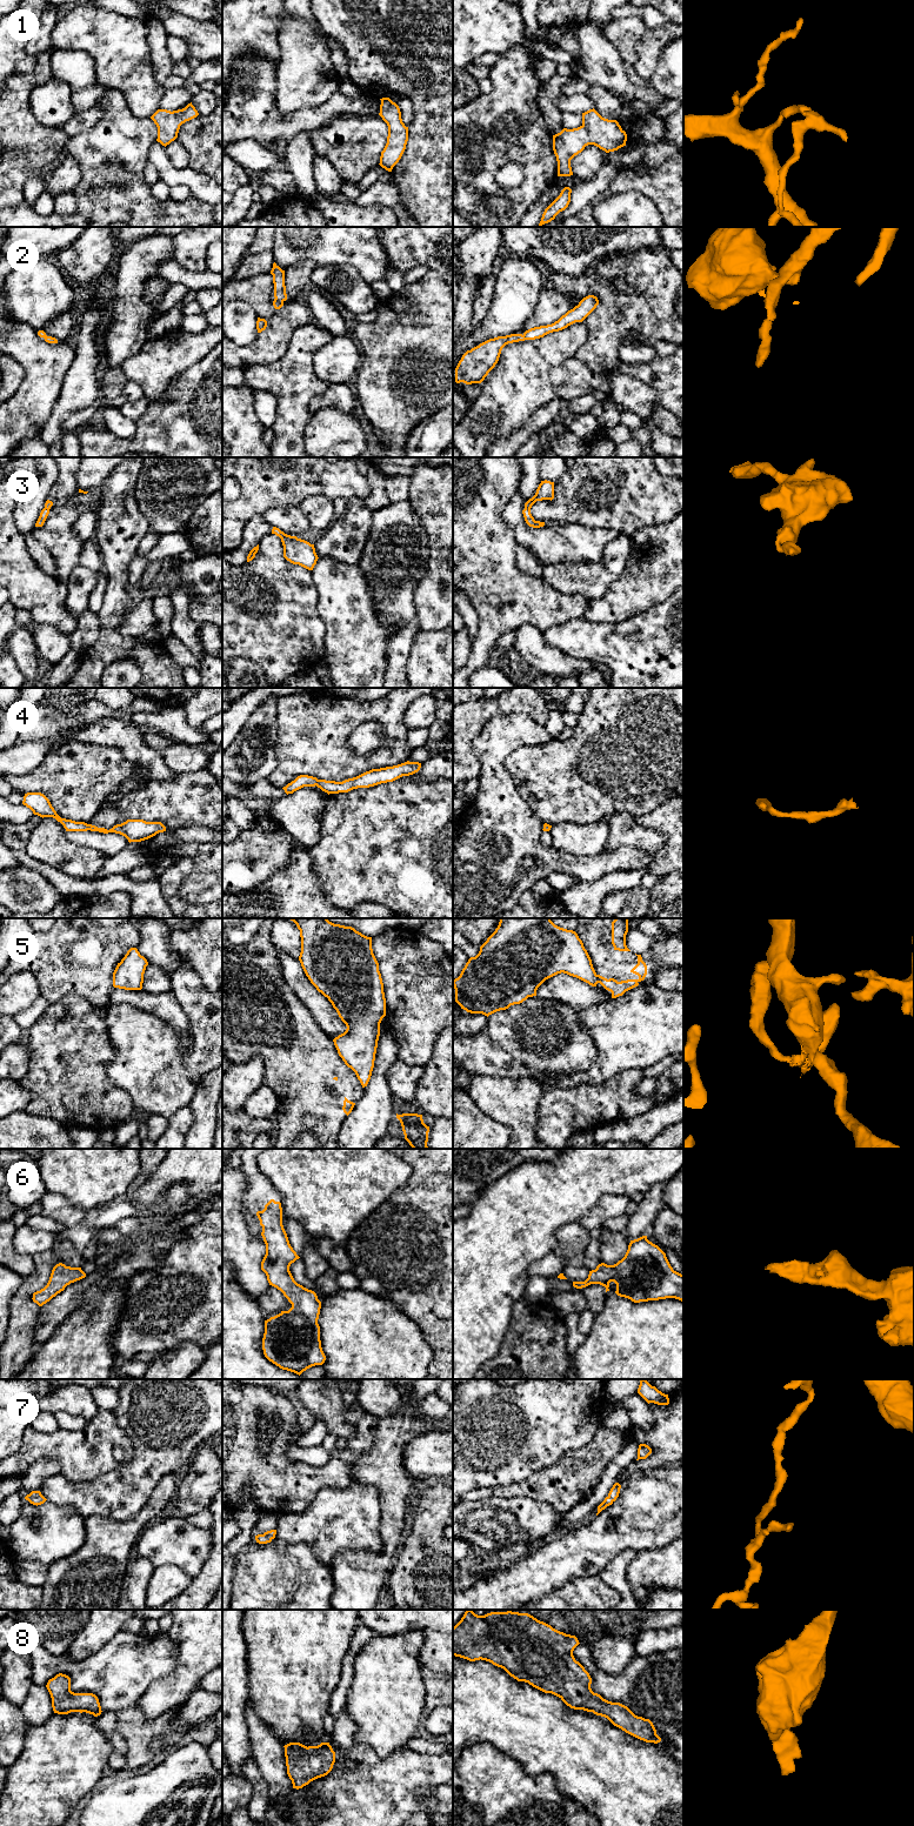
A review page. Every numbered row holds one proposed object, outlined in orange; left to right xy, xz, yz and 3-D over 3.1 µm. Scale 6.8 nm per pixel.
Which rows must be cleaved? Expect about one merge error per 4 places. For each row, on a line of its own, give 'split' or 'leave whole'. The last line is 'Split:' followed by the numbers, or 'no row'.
1: leave whole
2: leave whole
3: leave whole
4: leave whole
5: split
6: leave whole
7: leave whole
8: leave whole
Split: 5

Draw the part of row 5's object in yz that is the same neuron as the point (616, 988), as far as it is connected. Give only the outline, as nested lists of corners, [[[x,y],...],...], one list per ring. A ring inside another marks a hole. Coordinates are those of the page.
[[[636,955],[636,956],[638,956],[638,964],[631,970],[631,972],[638,975],[639,976],[638,979],[627,979],[627,981],[618,982],[614,978],[607,979],[598,975],[598,983],[600,983],[606,990],[612,992],[612,998],[622,996],[626,991],[638,986],[639,983],[645,979],[647,975],[647,965],[642,961],[641,955]]]

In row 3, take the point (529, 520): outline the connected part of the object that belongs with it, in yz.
[[[541,481],[539,484],[535,495],[529,499],[525,503],[525,509],[522,510],[523,517],[526,523],[529,527],[533,528],[540,528],[545,526],[545,522],[535,521],[534,517],[531,514],[531,508],[536,501],[542,501],[542,500],[553,500],[554,499],[554,482],[551,481]]]

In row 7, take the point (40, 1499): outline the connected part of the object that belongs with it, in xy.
[[[32,1491],[29,1494],[25,1497],[26,1500],[28,1500],[33,1505],[41,1505],[44,1504],[47,1499],[41,1494],[40,1491]]]

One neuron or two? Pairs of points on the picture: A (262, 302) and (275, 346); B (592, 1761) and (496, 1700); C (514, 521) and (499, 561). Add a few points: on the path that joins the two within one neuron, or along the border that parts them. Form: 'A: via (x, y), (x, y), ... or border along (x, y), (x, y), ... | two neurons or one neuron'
A: via (268, 313), (268, 318), (275, 325), (275, 335) | one neuron
B: via (568, 1744), (547, 1737), (520, 1720) | one neuron
C: border along (507, 502), (502, 520), (512, 530), (516, 543) | two neurons

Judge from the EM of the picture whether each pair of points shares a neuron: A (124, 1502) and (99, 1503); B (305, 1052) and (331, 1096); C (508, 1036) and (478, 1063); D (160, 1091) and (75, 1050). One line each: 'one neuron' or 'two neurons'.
A: one neuron
B: one neuron
C: one neuron
D: two neurons

